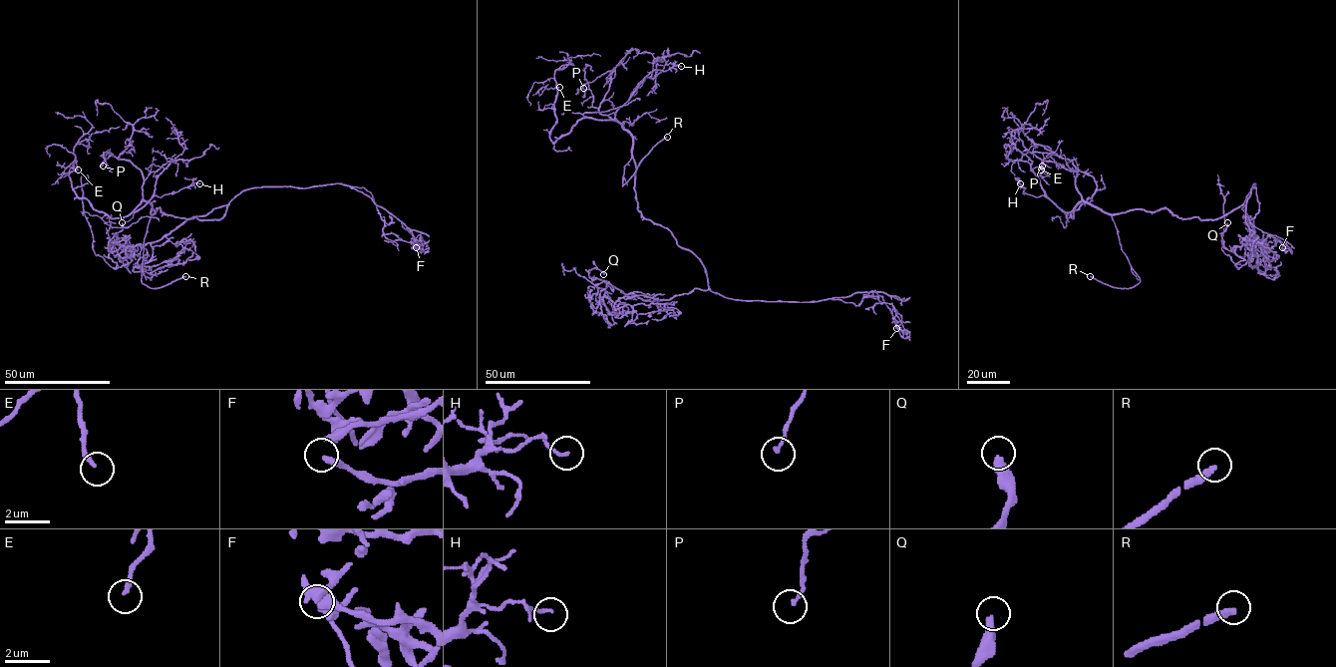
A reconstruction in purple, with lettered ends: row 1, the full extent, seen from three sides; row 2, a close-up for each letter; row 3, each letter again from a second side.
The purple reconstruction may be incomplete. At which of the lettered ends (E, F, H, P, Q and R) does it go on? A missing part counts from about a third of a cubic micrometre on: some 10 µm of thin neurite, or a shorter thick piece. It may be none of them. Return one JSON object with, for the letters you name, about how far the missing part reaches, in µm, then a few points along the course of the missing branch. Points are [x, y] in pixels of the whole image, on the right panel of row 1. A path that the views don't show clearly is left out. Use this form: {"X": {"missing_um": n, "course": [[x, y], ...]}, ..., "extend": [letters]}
{"E": {"missing_um": 10}, "Q": {"missing_um": 40}, "R": {"missing_um": 15}, "extend": ["E", "Q", "R"]}

